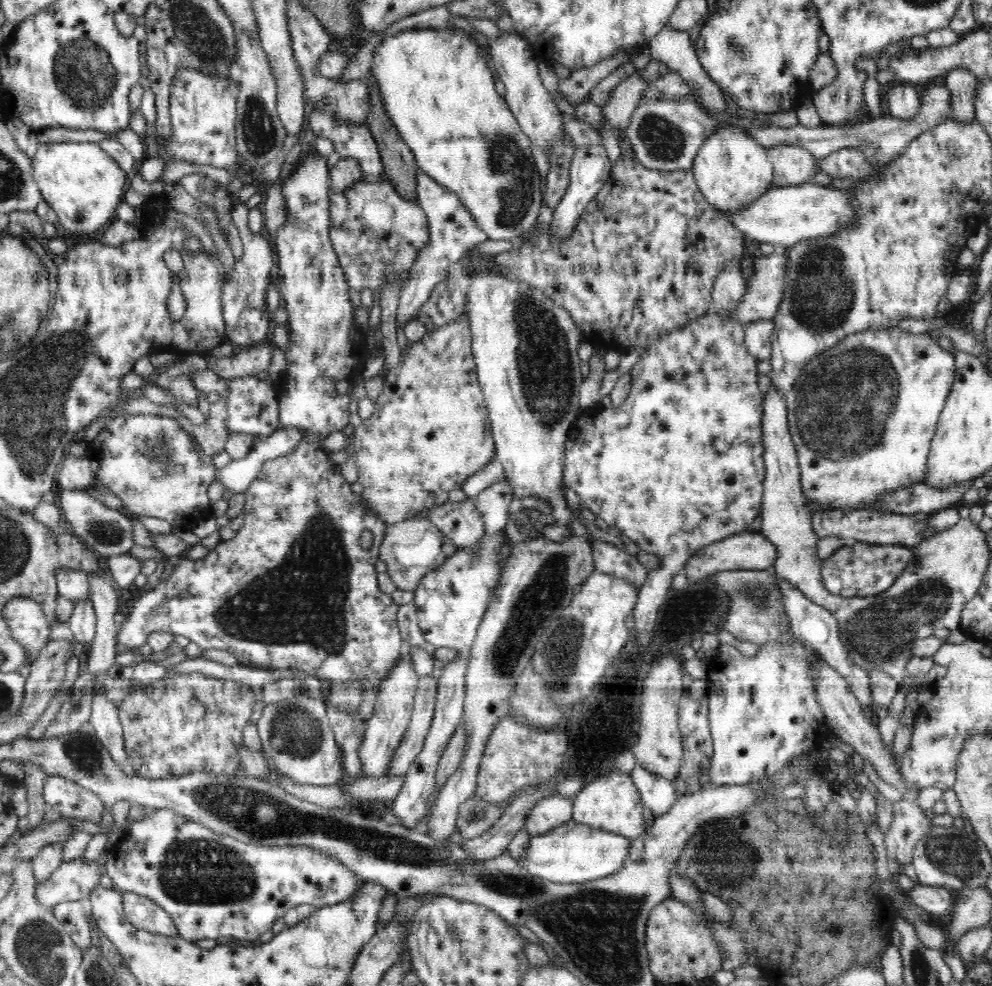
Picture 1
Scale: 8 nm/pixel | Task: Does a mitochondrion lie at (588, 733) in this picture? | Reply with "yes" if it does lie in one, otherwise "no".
no

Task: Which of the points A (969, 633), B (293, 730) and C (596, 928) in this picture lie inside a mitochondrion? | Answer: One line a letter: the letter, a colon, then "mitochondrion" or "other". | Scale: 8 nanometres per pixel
A: other
B: mitochondrion
C: mitochondrion

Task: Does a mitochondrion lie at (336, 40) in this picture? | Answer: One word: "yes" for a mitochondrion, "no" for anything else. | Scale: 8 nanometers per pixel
no

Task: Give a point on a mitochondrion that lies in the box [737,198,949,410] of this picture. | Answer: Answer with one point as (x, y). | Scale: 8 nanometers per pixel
(823, 296)

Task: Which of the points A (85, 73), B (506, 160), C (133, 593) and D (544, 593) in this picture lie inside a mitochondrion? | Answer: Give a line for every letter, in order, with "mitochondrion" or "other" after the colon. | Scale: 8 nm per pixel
A: mitochondrion
B: mitochondrion
C: other
D: mitochondrion

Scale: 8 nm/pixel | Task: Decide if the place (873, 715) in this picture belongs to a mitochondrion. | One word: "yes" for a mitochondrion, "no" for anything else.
no

